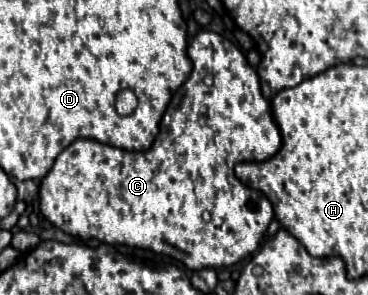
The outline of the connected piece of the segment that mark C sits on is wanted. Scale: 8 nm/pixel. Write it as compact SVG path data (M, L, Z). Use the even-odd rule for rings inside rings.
M202 29L189 44L189 58L193 62L193 72L187 78L187 82L175 92L173 100L169 102L169 106L163 114L163 120L161 120L161 130L159 130L153 146L147 152L127 152L127 150L121 150L121 148L113 148L109 144L79 138L57 156L53 168L41 178L41 184L39 184L39 210L53 226L57 226L63 232L67 232L71 236L77 236L81 240L95 238L95 240L101 240L101 242L107 242L107 244L125 244L125 246L147 248L147 250L153 250L155 254L163 254L163 256L169 256L169 258L181 262L189 270L203 270L203 268L209 268L209 266L211 268L231 266L231 264L237 264L239 260L247 258L249 254L253 254L259 248L259 244L261 244L261 240L267 232L267 226L273 220L273 206L259 192L245 188L237 180L233 168L239 162L263 162L263 160L277 154L277 150L281 146L281 134L279 134L279 128L275 126L275 120L271 116L271 104L269 104L269 100L263 98L263 94L259 90L259 76L247 64L243 52L235 44L225 40L223 36ZM203 212L209 212L211 218L203 220Z

